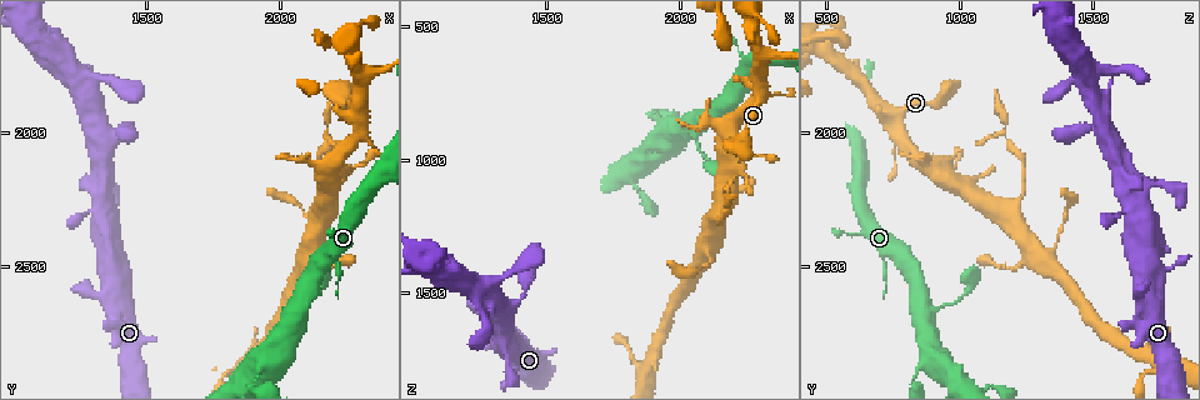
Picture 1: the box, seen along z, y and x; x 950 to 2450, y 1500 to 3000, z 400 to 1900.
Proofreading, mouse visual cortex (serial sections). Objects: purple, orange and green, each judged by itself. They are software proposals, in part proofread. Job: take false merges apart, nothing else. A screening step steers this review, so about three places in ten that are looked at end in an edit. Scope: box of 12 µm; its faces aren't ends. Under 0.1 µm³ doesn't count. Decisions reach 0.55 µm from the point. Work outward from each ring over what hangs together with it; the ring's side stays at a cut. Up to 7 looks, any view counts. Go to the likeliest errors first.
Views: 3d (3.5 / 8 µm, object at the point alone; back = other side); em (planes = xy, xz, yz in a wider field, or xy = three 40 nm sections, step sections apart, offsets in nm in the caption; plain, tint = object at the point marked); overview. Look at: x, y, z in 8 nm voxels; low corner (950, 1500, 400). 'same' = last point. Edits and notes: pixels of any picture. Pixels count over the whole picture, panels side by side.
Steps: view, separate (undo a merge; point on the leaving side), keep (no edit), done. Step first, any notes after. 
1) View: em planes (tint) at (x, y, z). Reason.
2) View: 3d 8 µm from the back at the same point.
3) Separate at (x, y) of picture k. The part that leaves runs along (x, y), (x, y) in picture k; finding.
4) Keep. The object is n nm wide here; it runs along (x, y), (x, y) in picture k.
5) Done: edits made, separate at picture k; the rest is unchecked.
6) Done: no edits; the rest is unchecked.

View: em xy step 2 (tint) at (2150, 2200, 1230). Sudden change in width.

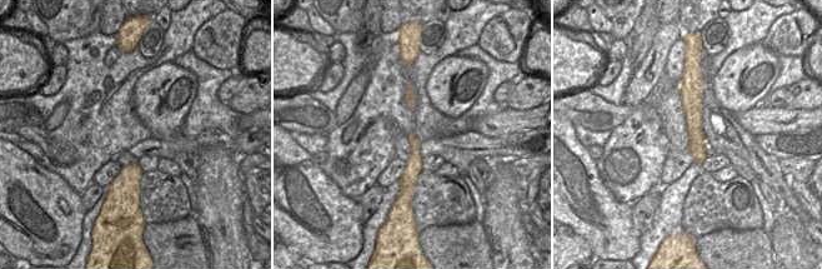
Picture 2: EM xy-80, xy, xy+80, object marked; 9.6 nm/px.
View: 3d 3.5 µm at the same point. See where the arms go.

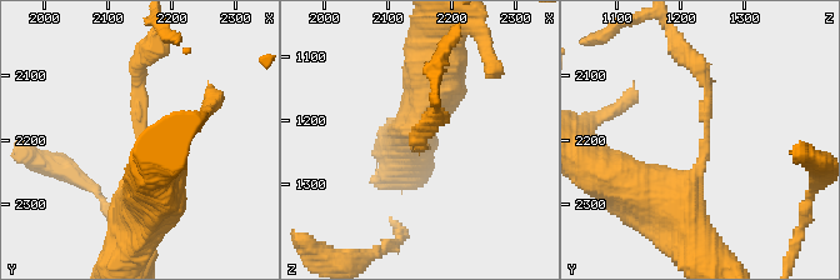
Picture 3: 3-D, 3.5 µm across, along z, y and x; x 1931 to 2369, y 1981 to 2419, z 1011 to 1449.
Separate at (136, 121) of picture 3. The arms are 150, 450 nm wide; the part that leaves runs along (701, 161), (708, 85), (681, 46) in picture 3; two cells meet here.

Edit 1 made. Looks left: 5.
View: overview. See it whole again.

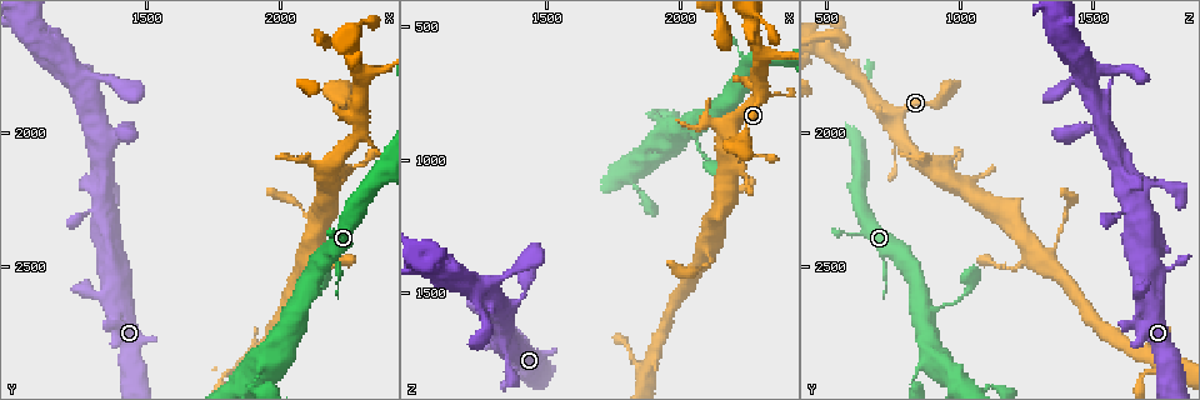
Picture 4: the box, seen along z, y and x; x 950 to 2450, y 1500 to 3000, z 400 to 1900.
View: 3d 8 µm at (1940, 2870, 870). Thick turns thin.

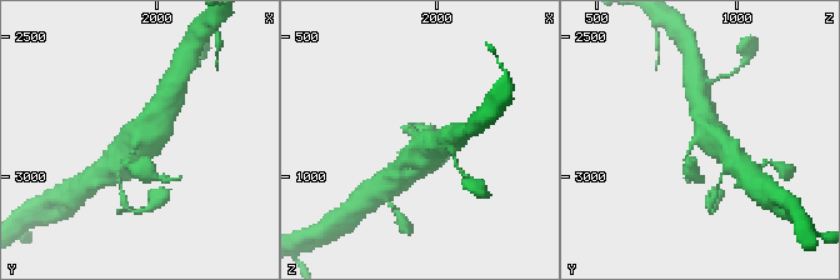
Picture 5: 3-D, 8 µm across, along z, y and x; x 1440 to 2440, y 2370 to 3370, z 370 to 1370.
View: 3d 3.5 µm from the back at (1940, 2860, 870).

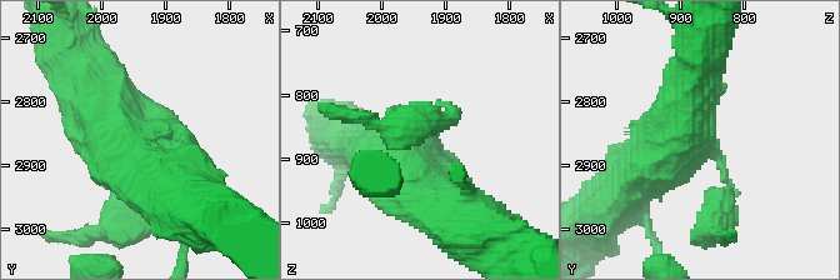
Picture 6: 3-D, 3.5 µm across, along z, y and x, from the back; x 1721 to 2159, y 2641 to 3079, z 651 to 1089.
View: em xy step 3 (tint) at the same point.

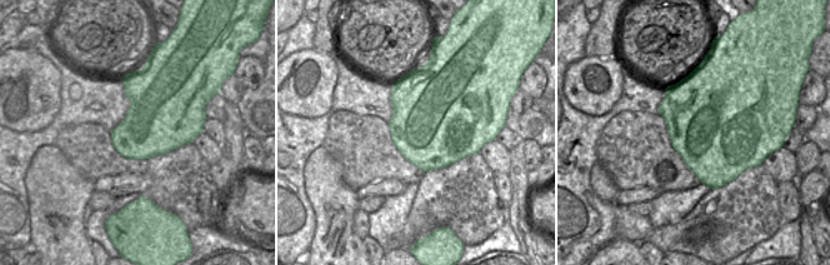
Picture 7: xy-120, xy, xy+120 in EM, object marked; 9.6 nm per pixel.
Keep. It runs along (80, 63), (106, 131), (169, 185) in picture 6; all the same cell.

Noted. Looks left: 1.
Done: edits made, separate at picture 3; the rest is unchecked.

